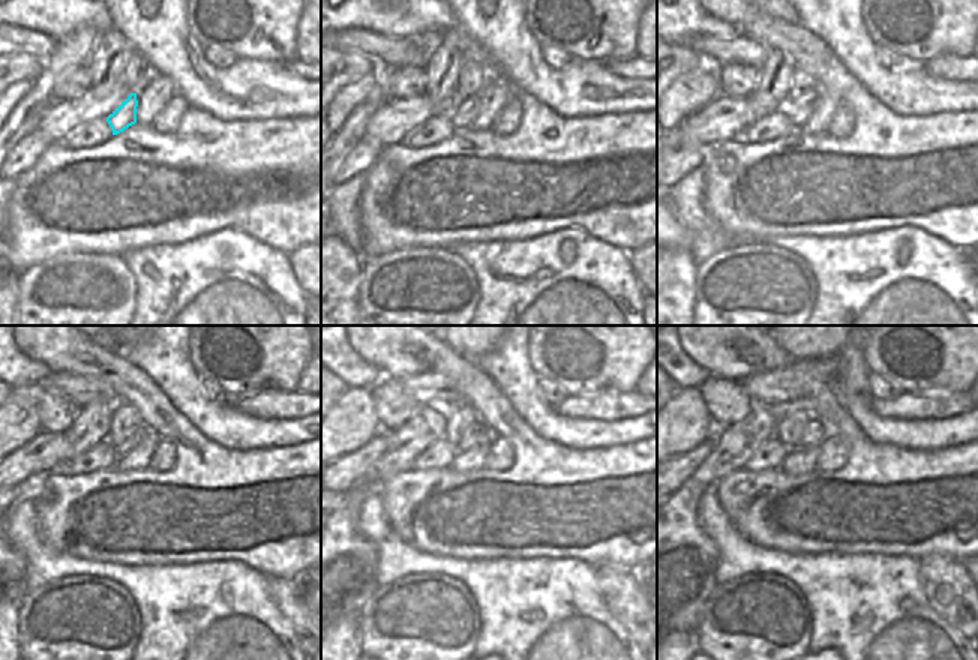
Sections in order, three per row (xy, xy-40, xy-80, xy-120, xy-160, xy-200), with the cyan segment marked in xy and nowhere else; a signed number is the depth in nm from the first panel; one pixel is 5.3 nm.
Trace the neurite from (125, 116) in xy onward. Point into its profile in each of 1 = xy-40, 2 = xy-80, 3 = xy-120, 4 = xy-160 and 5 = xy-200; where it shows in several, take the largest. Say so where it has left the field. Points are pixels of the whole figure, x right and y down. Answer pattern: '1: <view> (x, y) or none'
1: xy-40 (462, 113)
2: xy-80 (798, 113)
3: xy-120 (141, 431)
4: xy-160 (477, 434)
5: xy-200 (815, 435)

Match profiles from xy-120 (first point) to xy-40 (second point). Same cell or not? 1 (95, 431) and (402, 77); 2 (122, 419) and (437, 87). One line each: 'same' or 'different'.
1: different
2: different

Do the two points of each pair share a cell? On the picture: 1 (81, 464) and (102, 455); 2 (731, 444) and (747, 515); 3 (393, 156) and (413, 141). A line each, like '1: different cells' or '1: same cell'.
1: same cell
2: different cells
3: different cells

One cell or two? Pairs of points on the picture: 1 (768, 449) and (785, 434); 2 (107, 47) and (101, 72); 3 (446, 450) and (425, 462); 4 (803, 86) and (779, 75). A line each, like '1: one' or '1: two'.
1: two
2: one
3: one
4: two

